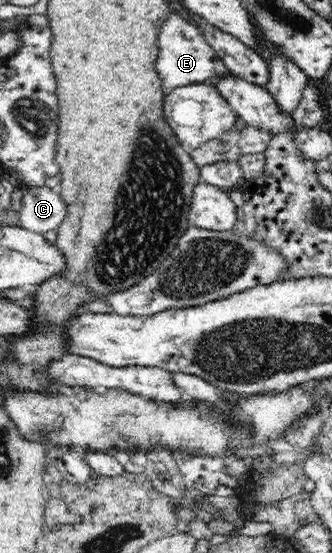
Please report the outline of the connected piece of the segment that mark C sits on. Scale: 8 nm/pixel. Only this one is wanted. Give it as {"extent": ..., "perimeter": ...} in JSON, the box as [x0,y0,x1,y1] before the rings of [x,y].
{"extent":[18,186,68,234],"perimeter":[[[47,186],[24,191],[22,205],[18,225],[39,234],[58,230],[68,216],[68,203],[62,193]]]}

